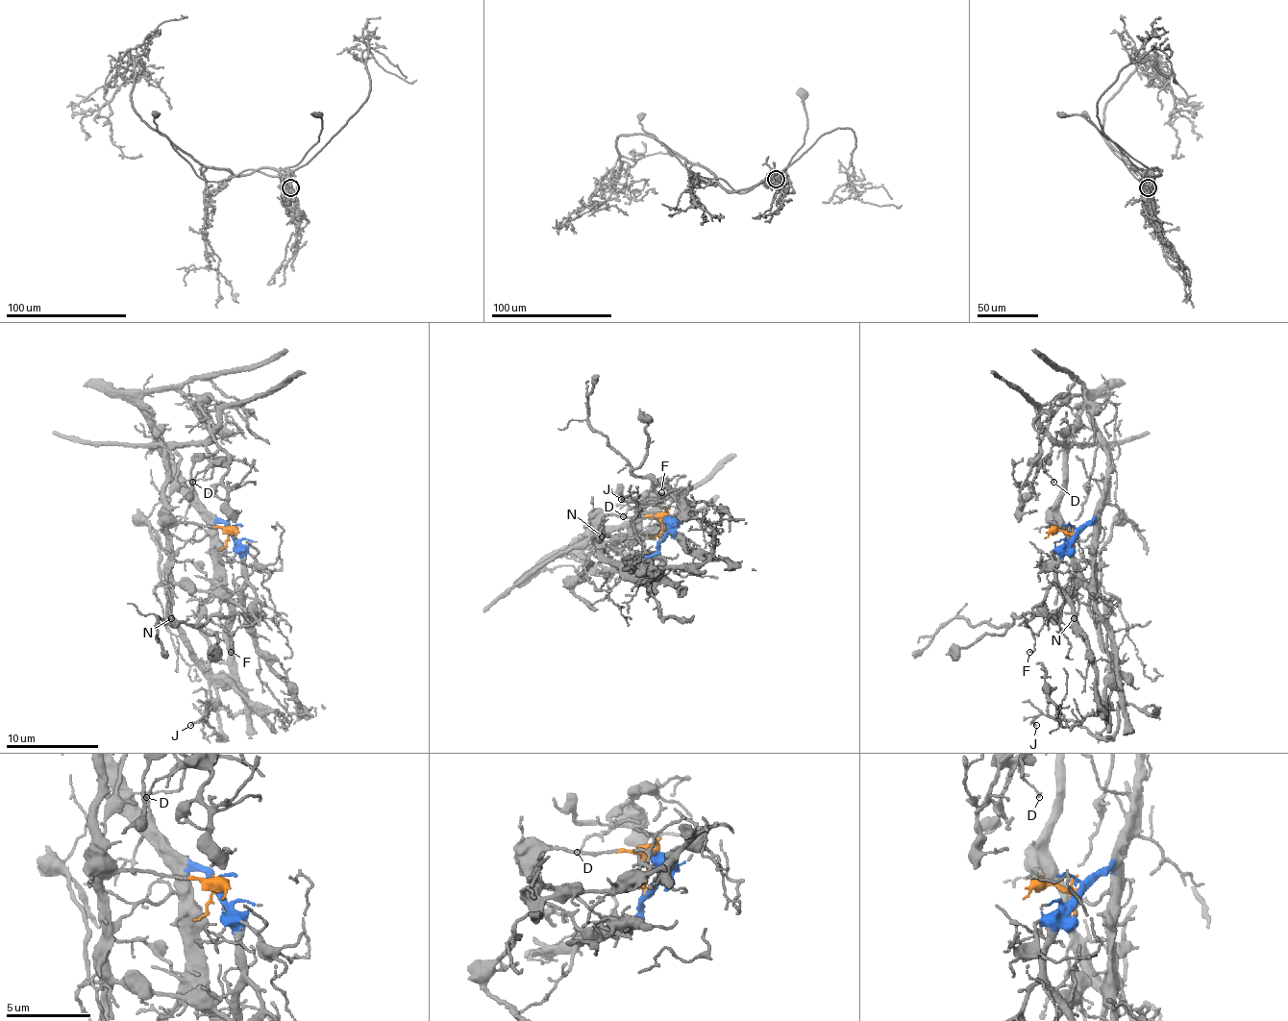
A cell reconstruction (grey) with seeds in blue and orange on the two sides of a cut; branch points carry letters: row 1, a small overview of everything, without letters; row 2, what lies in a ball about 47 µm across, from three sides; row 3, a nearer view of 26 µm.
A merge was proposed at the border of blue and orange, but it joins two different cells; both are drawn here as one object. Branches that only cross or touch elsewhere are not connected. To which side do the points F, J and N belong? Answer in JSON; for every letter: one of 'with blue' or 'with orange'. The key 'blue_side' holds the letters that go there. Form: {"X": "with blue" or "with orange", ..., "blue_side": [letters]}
{"F": "with blue", "J": "with orange", "N": "with orange", "blue_side": ["F"]}

